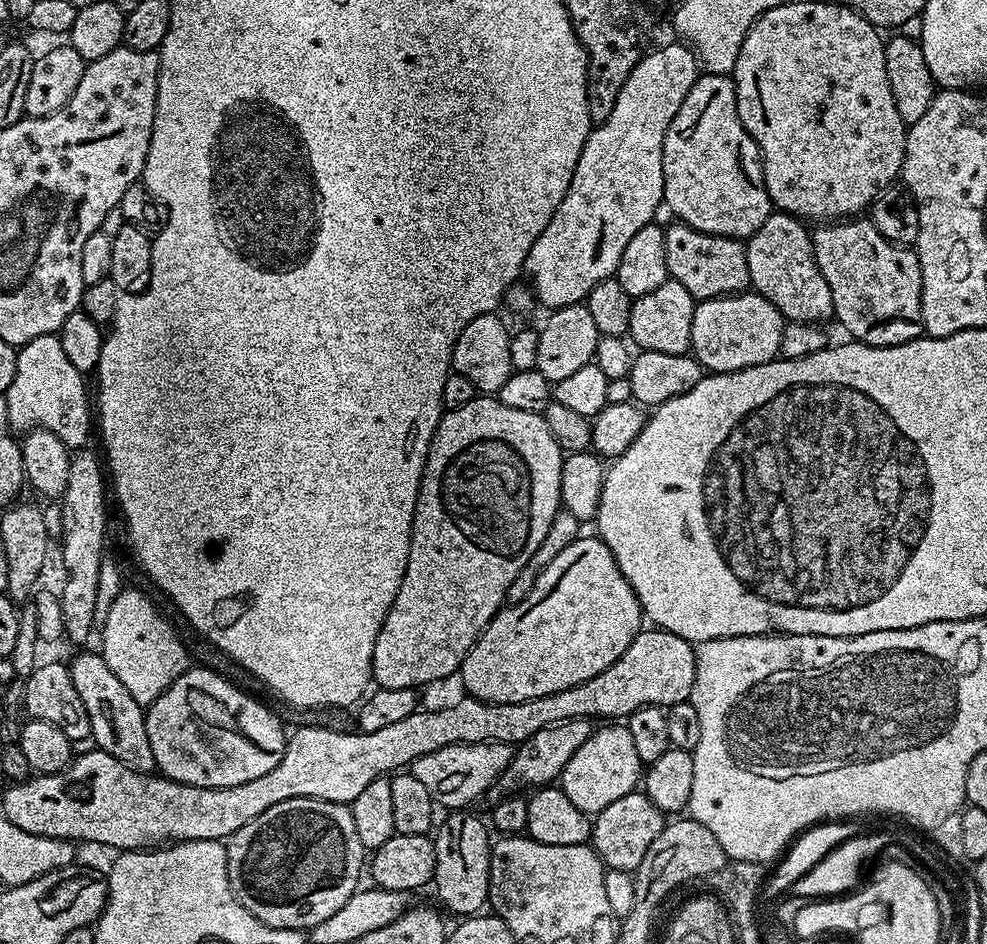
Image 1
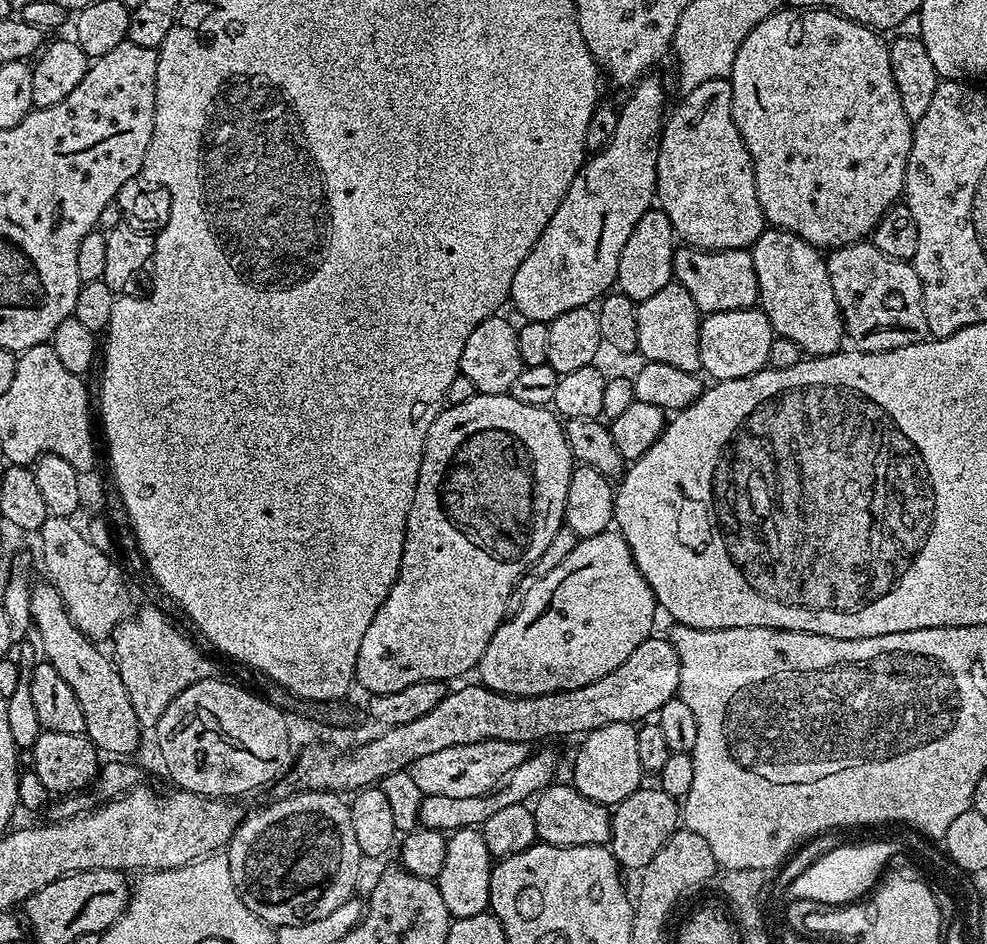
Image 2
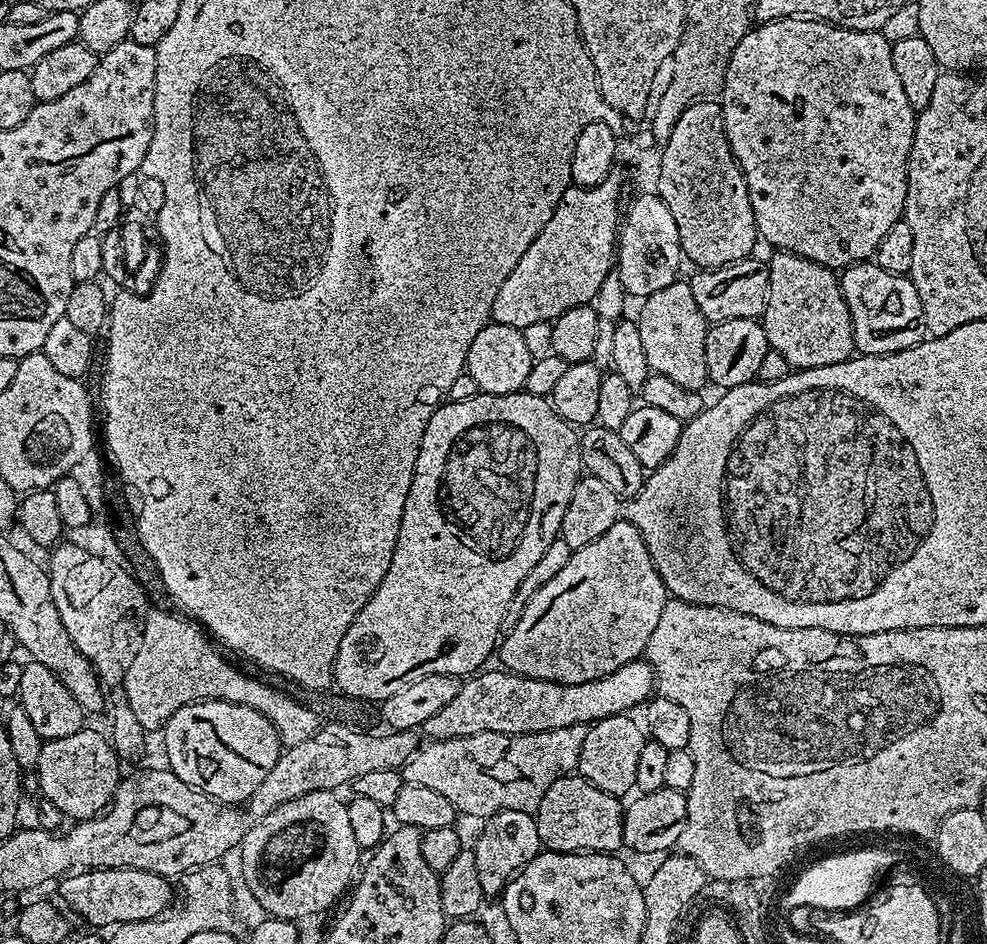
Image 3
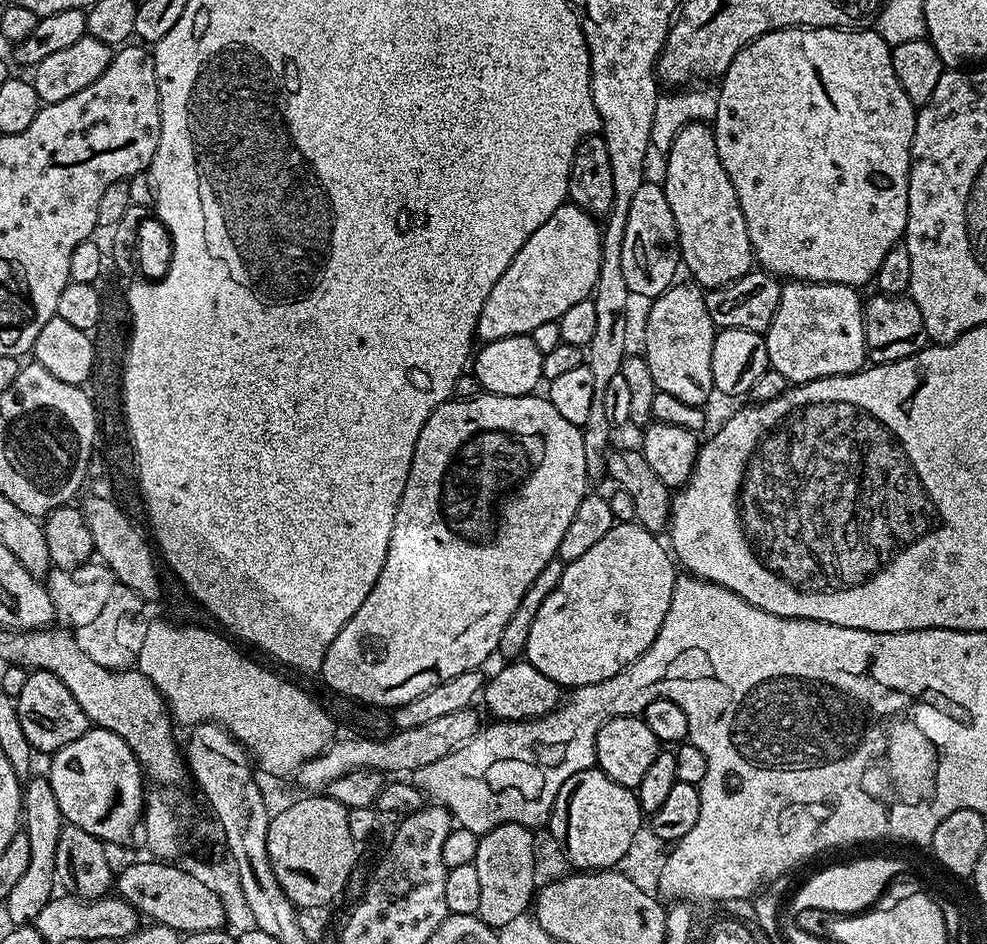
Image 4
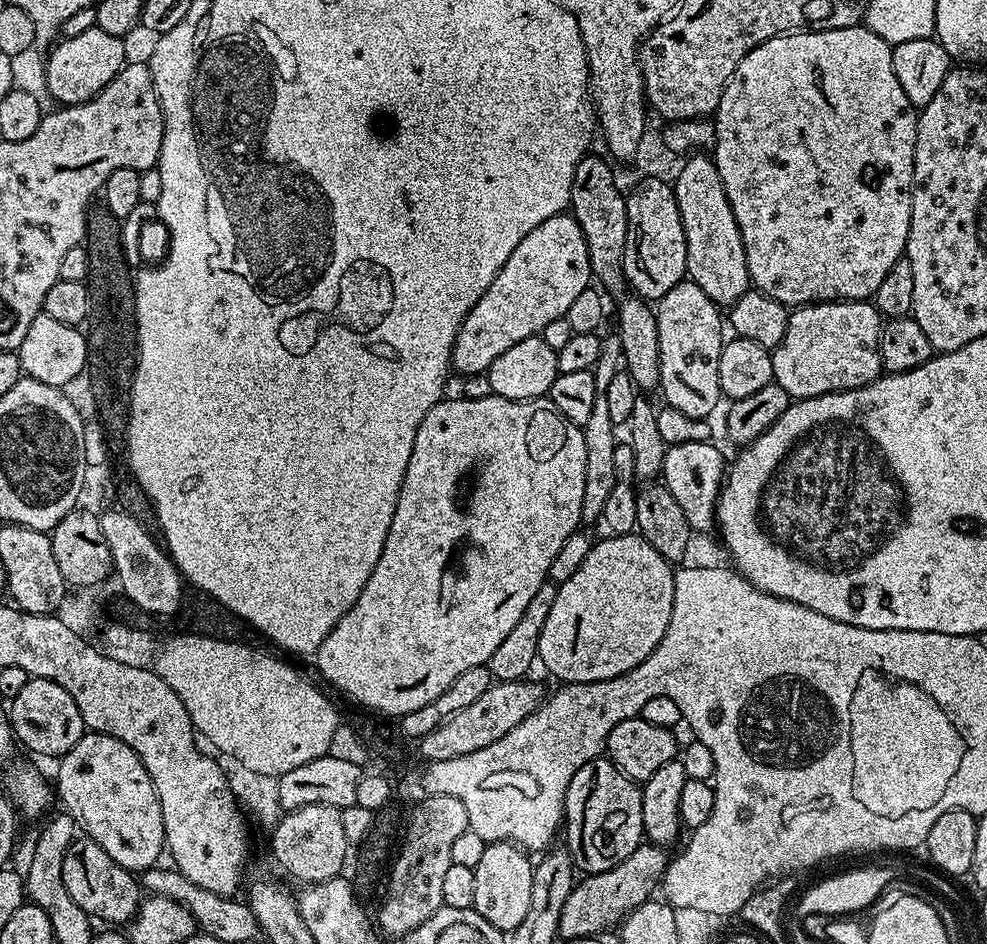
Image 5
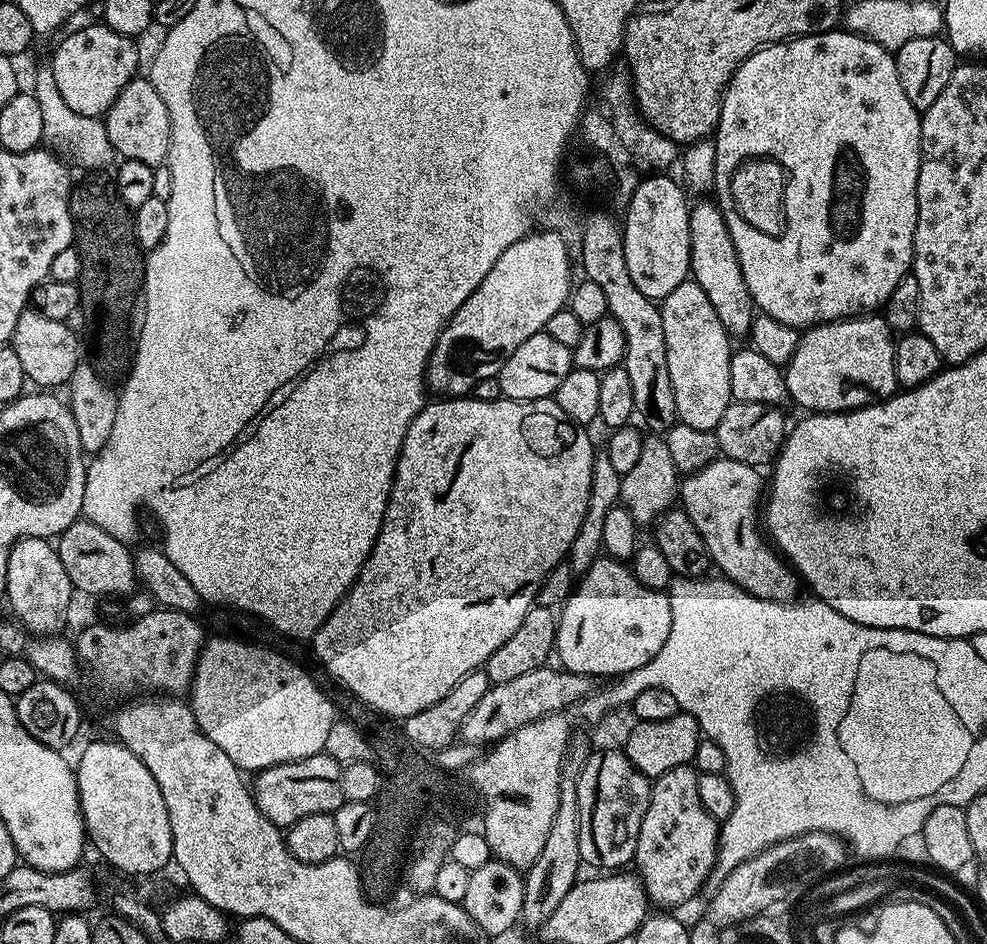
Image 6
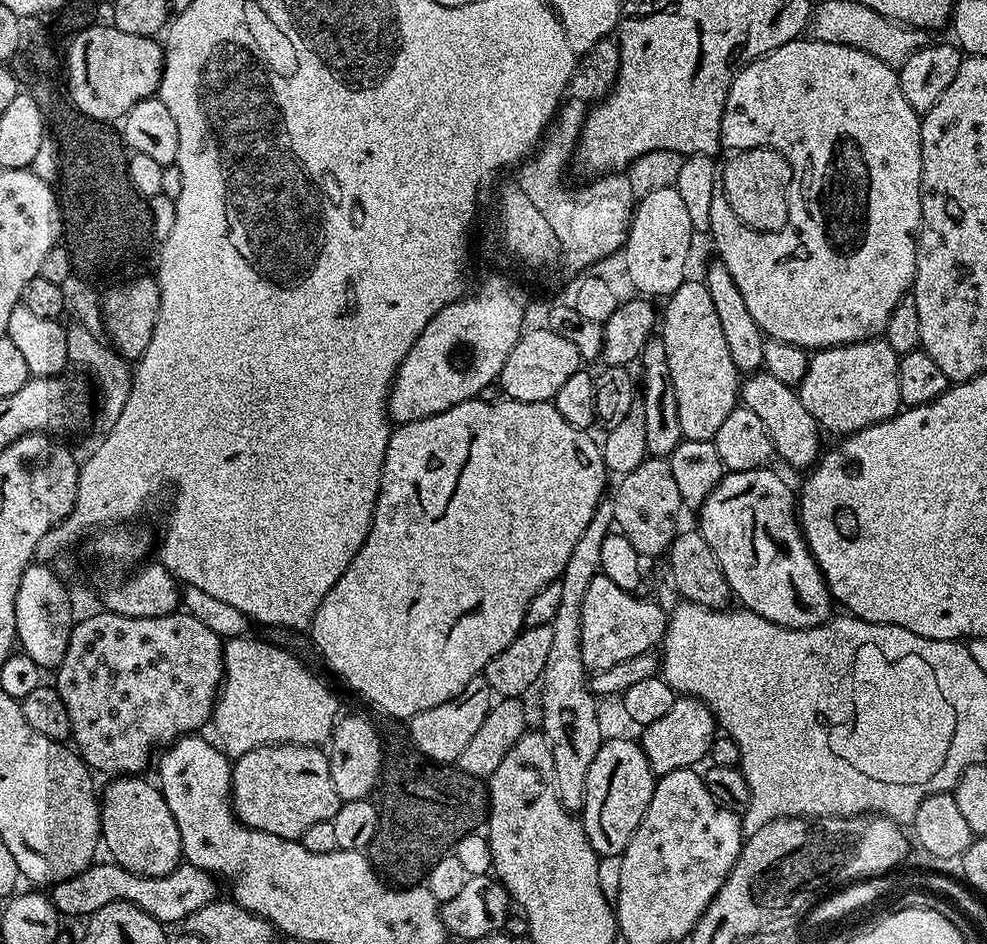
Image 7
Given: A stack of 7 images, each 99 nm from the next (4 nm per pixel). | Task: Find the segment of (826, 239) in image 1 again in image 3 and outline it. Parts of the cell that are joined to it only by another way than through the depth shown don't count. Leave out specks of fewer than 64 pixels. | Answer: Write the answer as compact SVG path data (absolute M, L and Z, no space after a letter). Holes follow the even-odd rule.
M874 262L851 264L838 276L840 289L850 310L856 352L862 356L885 356L918 346L928 336L922 314L922 298L908 276L890 274Z

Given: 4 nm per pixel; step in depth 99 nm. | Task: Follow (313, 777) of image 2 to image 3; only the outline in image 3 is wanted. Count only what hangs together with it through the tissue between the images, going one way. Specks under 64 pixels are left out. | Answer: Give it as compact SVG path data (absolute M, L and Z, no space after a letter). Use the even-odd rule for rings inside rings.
M644 658L626 662L626 666L602 678L581 684L559 684L507 670L488 671L481 670L467 677L456 697L440 713L434 714L434 718L425 722L422 732L425 737L428 735L429 741L466 738L483 732L521 736L579 724L591 726L602 718L631 713L631 708L639 709L653 695L658 684L651 664Z

